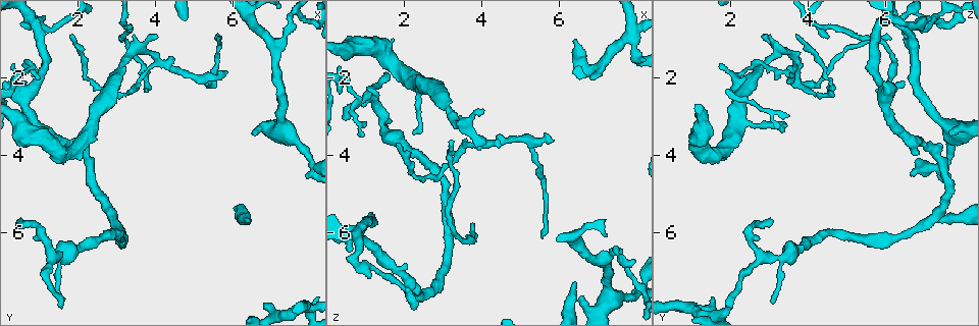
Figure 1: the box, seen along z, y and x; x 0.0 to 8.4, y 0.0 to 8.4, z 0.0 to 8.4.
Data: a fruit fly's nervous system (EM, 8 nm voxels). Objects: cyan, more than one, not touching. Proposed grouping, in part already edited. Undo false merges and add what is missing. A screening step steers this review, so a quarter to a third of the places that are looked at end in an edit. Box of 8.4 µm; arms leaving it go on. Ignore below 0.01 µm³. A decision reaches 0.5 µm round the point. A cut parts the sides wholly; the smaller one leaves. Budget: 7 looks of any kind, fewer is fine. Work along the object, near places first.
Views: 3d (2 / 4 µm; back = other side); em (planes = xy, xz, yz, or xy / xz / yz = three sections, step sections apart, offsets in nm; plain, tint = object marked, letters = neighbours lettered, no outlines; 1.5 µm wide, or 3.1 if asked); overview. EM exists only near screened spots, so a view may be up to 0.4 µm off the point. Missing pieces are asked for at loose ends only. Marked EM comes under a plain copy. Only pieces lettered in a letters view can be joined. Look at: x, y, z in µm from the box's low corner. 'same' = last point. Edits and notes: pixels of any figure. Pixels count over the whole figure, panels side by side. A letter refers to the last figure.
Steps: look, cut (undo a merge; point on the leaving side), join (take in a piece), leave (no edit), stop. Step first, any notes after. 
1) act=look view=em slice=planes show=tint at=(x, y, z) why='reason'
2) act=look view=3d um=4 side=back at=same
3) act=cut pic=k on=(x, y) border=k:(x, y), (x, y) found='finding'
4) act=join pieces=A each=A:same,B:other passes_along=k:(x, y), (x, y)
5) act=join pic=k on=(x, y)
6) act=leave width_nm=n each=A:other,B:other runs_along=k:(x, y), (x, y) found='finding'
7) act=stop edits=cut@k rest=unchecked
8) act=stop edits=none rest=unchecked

act=look view=em slice=yz step=8 show=letters at=(0.55, 5.75, 3.05) why='thin end'

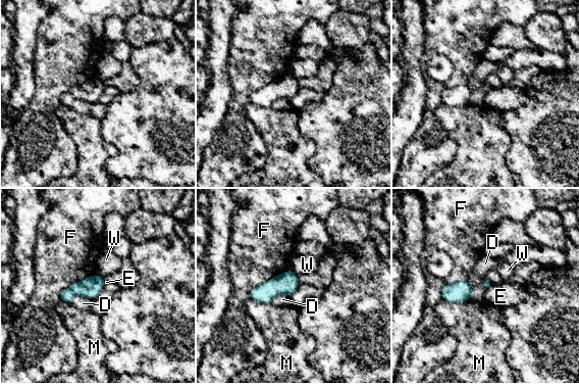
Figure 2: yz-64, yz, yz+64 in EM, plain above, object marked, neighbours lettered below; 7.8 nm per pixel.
act=leave each=D:other,E:other,F:other,M:other,W:other found='no lettered piece goes on from it'

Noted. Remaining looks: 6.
act=look view=3d um=2 side=back at=(7.85, 7.95, 1.00) why='sharp bend'

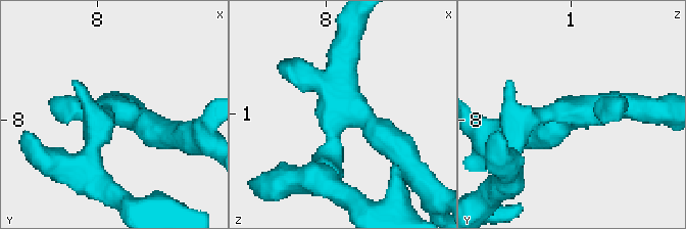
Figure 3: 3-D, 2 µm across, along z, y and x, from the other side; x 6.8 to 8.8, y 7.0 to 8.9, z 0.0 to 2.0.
act=look view=em slice=planes show=letters at=(7.86, 7.90, 1.00)

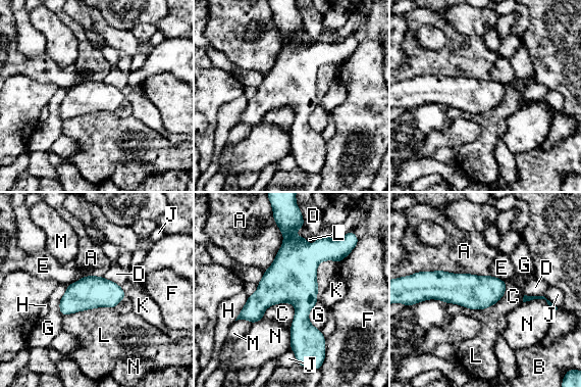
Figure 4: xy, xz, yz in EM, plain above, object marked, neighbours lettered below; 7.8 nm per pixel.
act=leave each=A:other,B:other,C:other,D:other,E:other,F:other,G:other,H:other,J:other,K:other,L:other,M:other,N:other border=4:(429, 271), (442, 270), (489, 276) found='continuous, no second cell'

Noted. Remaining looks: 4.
act=look view=3d um=4 at=(4.10, 1.00, 2.85) why='tapers out'

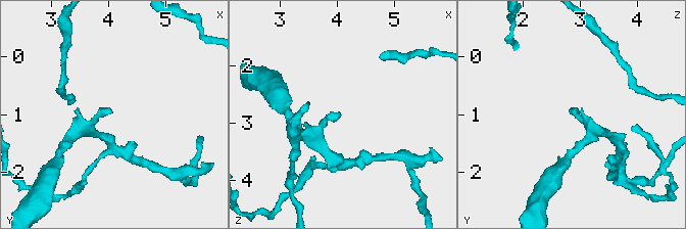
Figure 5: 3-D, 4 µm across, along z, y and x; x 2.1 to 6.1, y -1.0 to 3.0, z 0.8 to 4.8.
act=look view=em slice=planes show=letters at=(4.10, 1.00, 2.85)

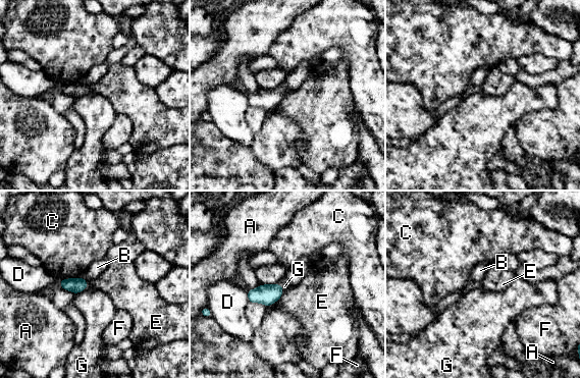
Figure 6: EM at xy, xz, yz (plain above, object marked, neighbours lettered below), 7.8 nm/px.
act=leave longest_contact=C:190nm each=A:other,B:other,C:other,D:other,E:other,F:other,G:other border=6:(89, 286), (74, 294) found='none of them fits'

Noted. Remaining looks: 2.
act=stop edits=none rest=unchecked

